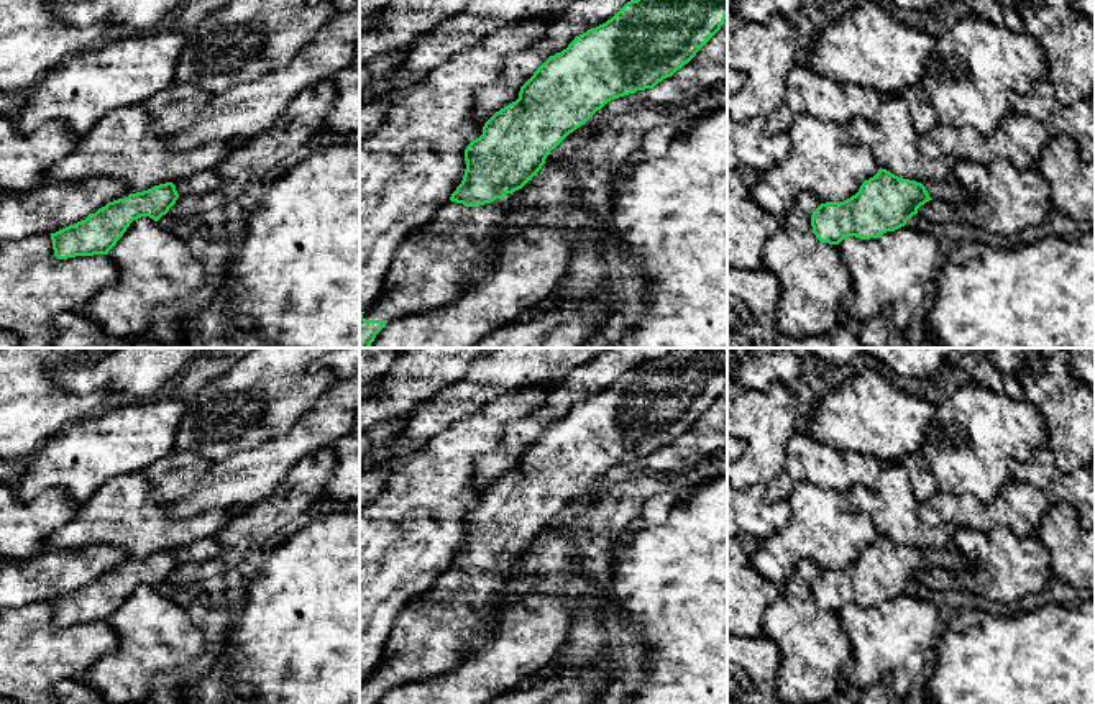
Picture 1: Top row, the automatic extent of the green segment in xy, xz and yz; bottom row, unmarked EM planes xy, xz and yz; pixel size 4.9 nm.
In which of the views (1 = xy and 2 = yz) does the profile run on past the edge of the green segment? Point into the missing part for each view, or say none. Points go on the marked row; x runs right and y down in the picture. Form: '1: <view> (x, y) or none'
1: none
2: none

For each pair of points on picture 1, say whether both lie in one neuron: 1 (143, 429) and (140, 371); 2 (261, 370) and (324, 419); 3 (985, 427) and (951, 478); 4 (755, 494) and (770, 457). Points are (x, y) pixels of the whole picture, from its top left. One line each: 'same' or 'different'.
1: different
2: different
3: same
4: different

